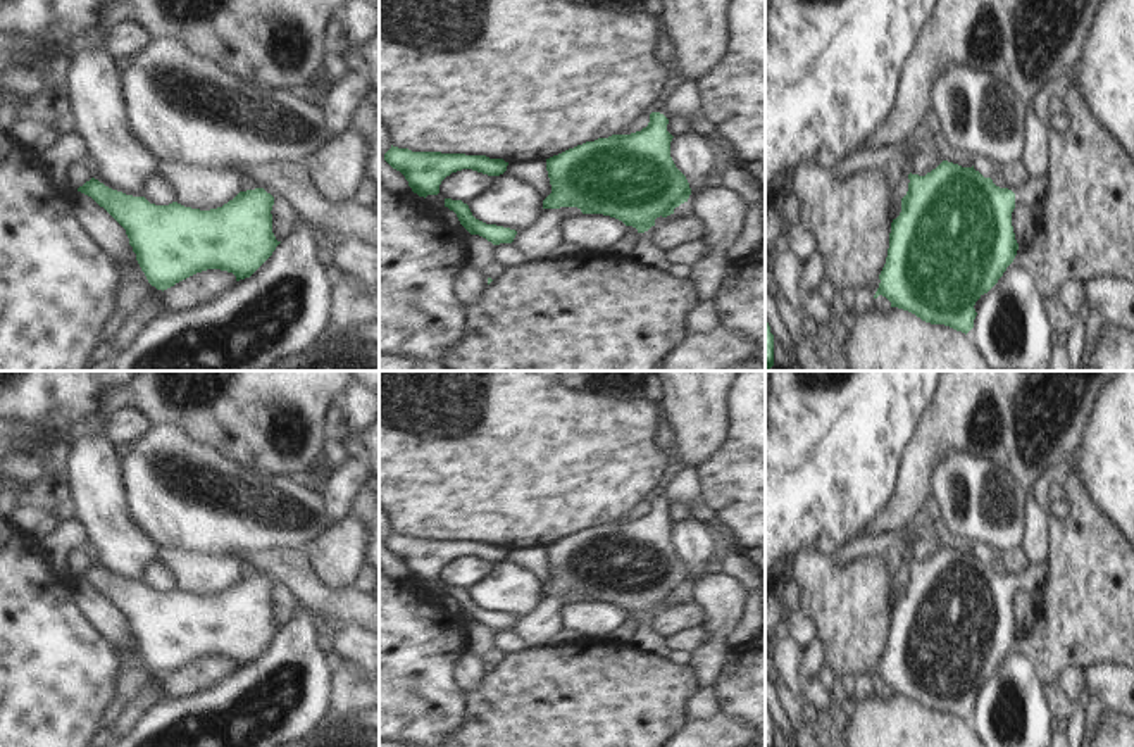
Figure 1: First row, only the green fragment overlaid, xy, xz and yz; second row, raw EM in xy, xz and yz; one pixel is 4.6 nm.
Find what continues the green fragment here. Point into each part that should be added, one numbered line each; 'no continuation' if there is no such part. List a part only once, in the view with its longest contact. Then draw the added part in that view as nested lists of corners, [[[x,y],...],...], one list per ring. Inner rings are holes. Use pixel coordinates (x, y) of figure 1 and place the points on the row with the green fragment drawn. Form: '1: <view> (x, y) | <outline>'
1: yz (1033, 194) | [[[1050,176],[1029,179],[1022,188],[1008,186],[1008,190],[1015,193],[1015,205],[1024,204],[1036,210],[1039,210],[1039,205],[1046,198],[1048,188],[1050,188]]]

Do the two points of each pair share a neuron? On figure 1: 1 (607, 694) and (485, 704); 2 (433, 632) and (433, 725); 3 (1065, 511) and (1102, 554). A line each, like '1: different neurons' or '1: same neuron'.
1: same neuron
2: same neuron
3: same neuron

